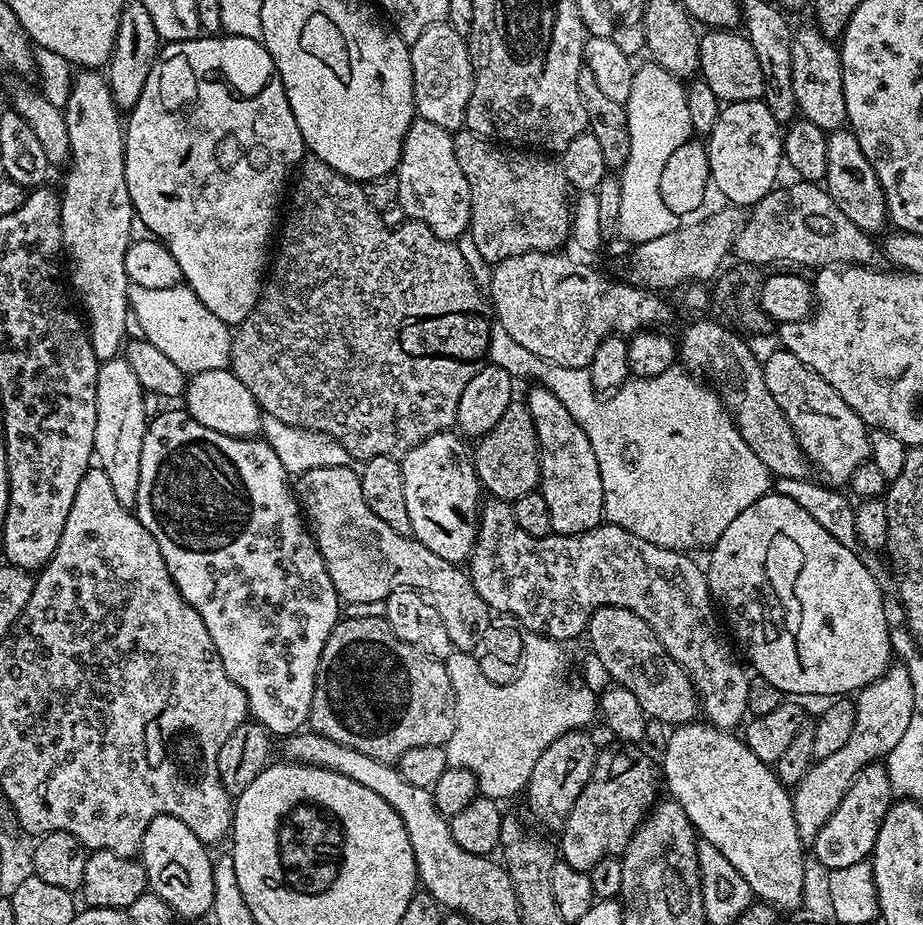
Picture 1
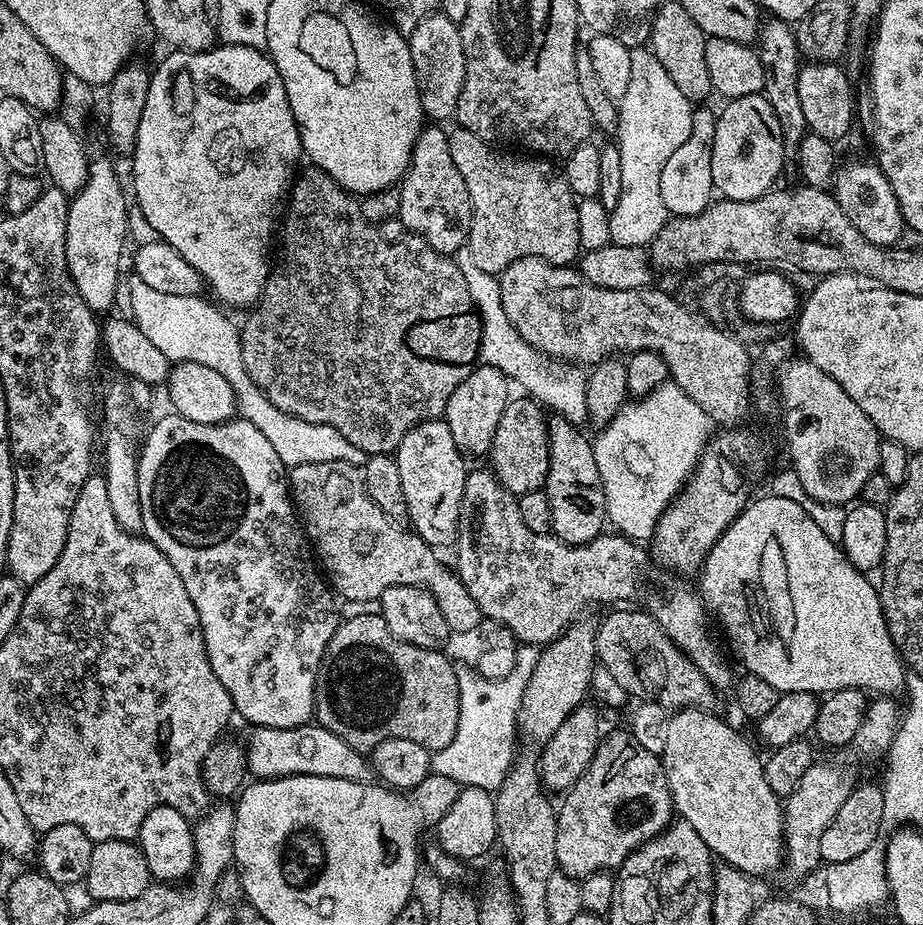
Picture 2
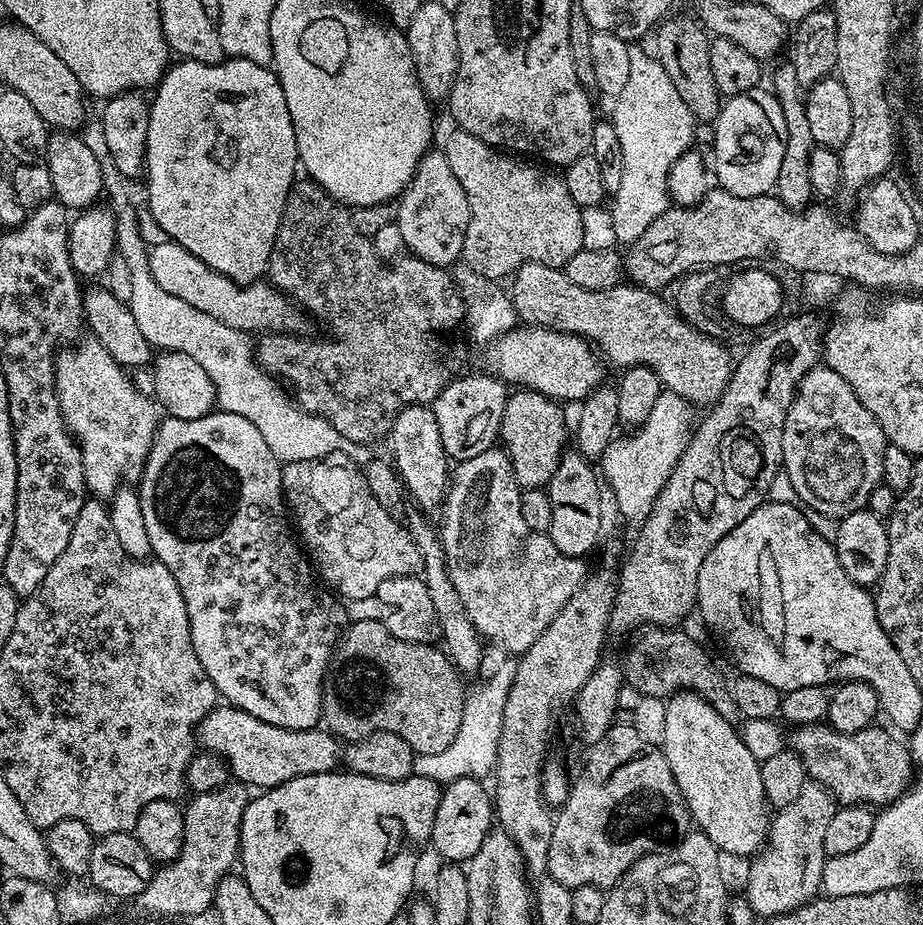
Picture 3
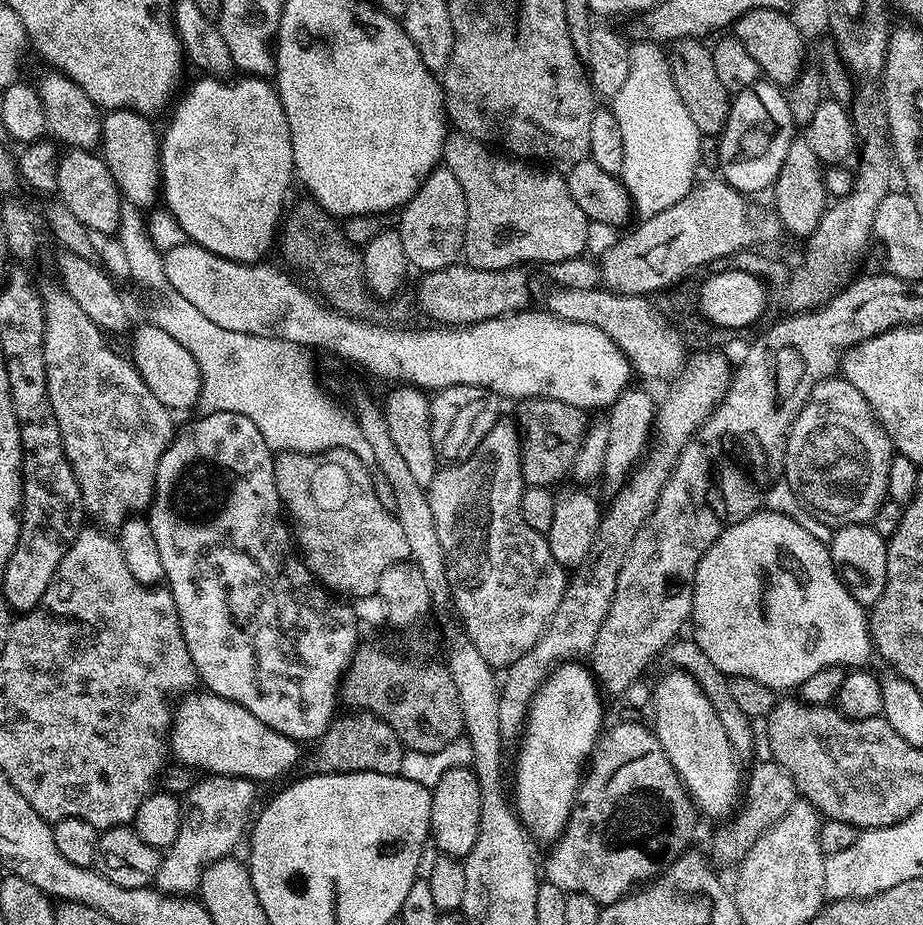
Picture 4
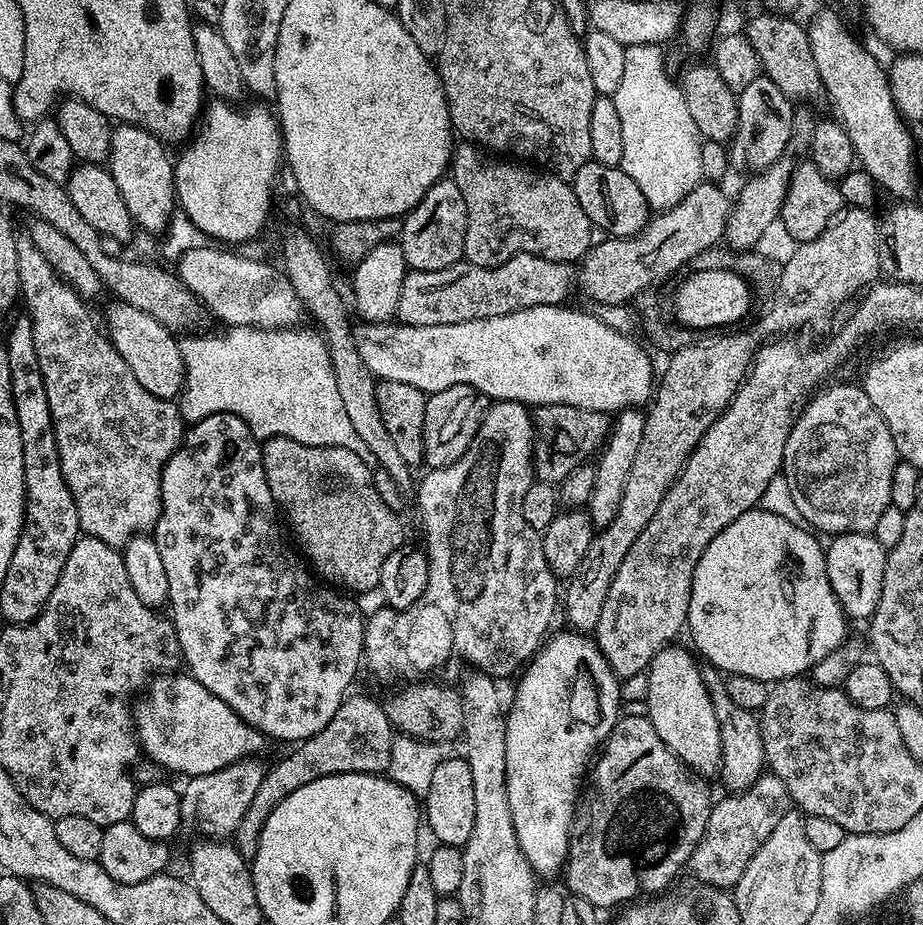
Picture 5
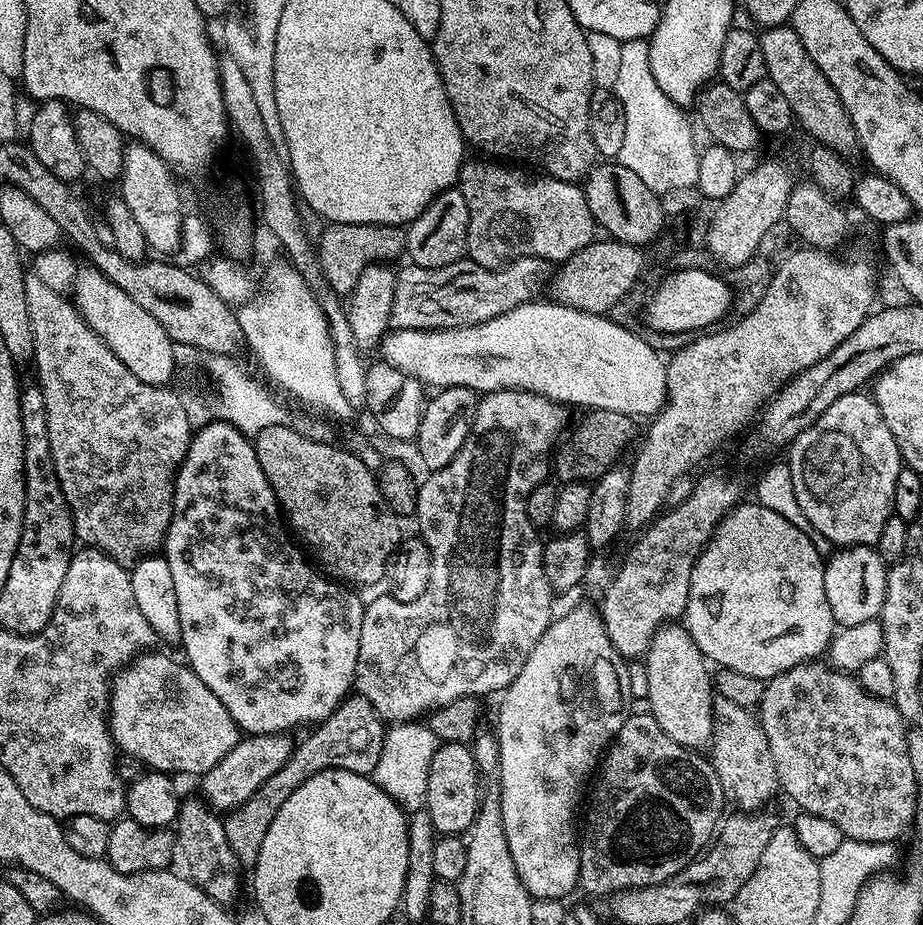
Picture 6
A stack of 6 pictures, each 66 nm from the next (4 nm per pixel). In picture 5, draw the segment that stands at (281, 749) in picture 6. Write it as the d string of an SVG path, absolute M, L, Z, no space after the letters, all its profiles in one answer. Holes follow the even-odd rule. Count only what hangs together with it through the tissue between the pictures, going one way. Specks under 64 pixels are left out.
M245 758L226 766L222 770L214 770L214 774L202 774L201 776L187 777L185 788L180 792L180 815L185 825L193 824L204 838L228 838L235 833L244 820L246 810L250 802L254 802L254 790L258 790L262 782L266 768L260 765L256 758Z

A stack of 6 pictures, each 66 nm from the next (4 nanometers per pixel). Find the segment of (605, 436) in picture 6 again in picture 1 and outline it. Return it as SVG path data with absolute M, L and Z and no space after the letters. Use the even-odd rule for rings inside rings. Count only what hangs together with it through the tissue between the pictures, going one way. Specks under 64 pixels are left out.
M513 402L506 406L502 418L494 422L494 430L490 430L482 437L479 437L480 444L471 453L472 463L476 466L476 477L480 479L480 487L489 497L513 501L522 498L522 494L530 494L537 491L540 483L540 447L534 430L534 418L530 418L530 410L527 403Z

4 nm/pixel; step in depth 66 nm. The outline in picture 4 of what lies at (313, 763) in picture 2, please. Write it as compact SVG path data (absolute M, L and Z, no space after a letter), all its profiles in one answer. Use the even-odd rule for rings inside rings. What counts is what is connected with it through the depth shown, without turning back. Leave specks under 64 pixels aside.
M193 690L180 703L175 705L172 717L170 752L186 767L214 776L243 776L245 780L261 782L260 780L276 780L279 776L286 775L296 763L296 767L301 763L301 745L297 741L286 734L278 734L278 730L270 730L266 722L258 722L258 718L254 718L246 706L238 706L238 702L230 702L207 690Z

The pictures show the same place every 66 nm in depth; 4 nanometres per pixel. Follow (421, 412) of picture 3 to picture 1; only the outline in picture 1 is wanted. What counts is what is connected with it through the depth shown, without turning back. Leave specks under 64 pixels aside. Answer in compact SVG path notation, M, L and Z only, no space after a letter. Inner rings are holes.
M452 430L430 434L430 438L418 442L418 446L414 446L400 460L412 536L422 542L426 550L434 550L438 558L446 558L446 562L458 565L463 565L472 555L482 503L476 466L472 463L469 449L464 449L463 442Z

